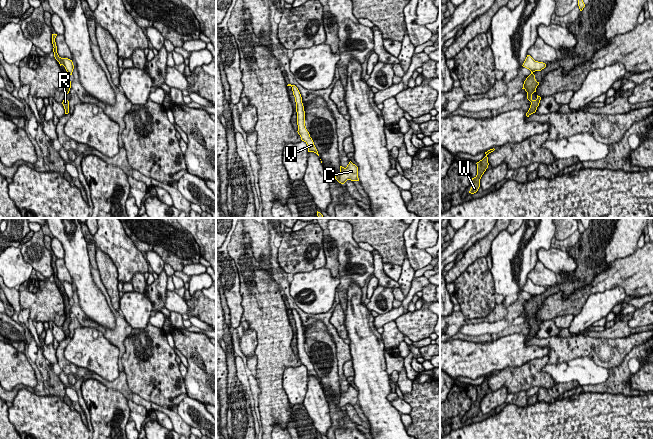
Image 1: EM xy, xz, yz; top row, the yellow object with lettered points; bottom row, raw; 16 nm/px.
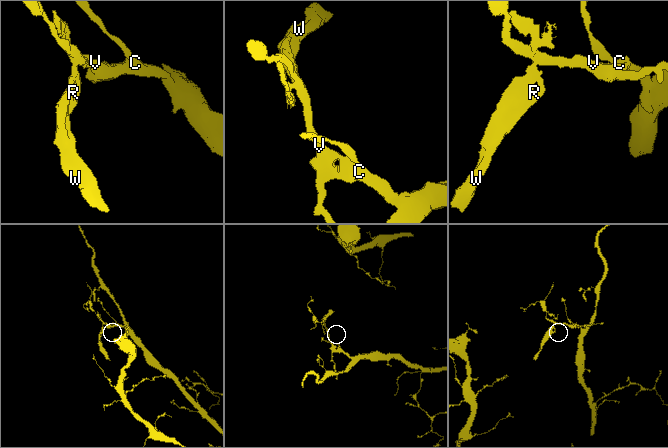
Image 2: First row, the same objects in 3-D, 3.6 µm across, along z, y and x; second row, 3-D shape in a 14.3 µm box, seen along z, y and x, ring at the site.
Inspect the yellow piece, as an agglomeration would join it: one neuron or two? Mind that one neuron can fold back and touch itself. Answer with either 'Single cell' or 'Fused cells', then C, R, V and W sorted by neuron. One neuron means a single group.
Fused cells. Groups: C V / R W

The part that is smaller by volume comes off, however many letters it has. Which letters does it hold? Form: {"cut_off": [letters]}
{"cut_off": ["R", "W"]}

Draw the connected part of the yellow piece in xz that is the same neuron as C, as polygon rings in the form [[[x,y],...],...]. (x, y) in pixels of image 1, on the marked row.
[[[350,161],[346,168],[340,166],[340,173],[334,177],[341,184],[344,184],[347,180],[359,181],[358,167]]]

